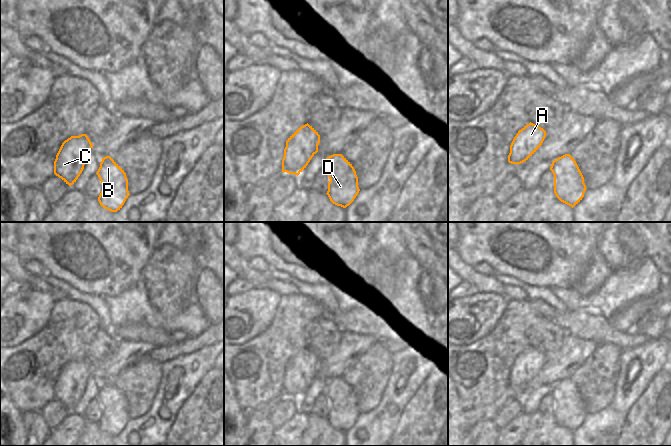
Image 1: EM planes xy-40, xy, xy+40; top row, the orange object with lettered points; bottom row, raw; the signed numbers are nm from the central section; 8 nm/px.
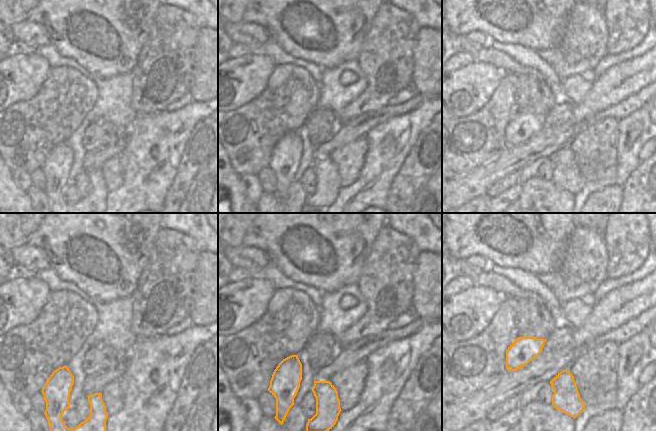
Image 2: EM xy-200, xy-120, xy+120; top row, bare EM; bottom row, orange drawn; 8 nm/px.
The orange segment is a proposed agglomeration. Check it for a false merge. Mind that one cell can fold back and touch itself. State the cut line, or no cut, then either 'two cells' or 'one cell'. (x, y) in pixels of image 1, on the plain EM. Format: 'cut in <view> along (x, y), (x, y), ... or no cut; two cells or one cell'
no cut; one cell

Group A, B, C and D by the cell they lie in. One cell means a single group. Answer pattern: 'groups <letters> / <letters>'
groups A B C D

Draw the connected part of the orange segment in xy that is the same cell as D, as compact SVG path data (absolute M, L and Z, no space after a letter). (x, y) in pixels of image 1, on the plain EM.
M333 378L326 382L324 395L330 403L326 417L330 425L346 432L360 415L354 391L342 378Z

